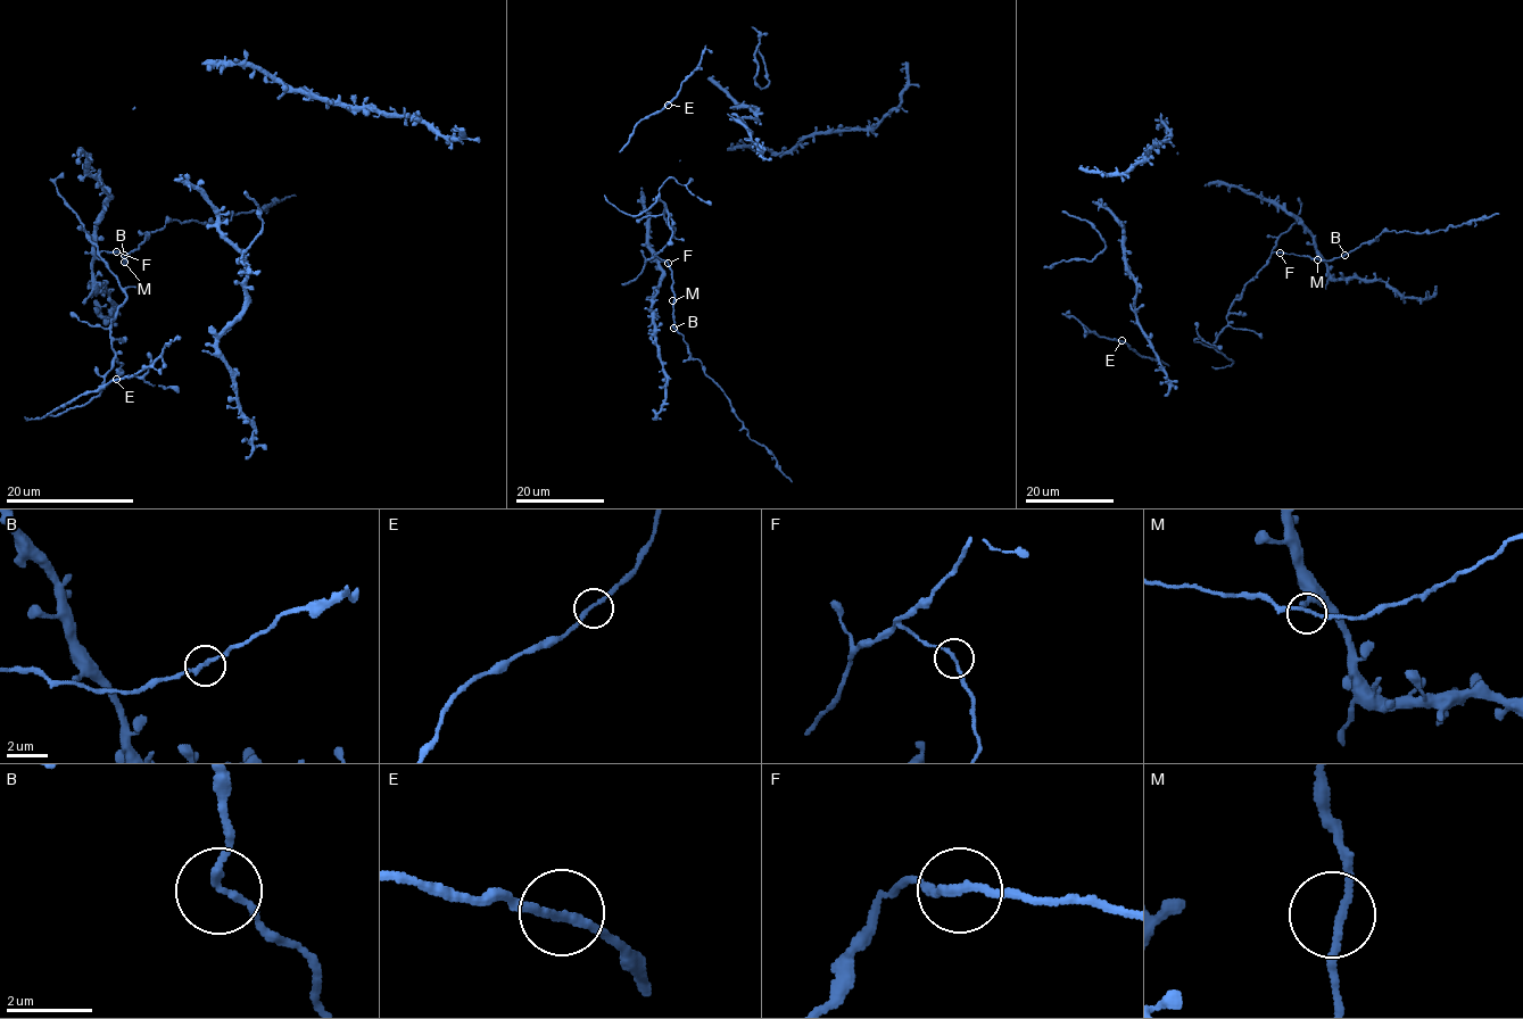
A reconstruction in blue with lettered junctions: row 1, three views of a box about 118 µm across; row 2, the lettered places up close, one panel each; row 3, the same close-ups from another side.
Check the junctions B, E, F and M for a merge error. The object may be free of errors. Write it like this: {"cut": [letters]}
{"cut": []}

